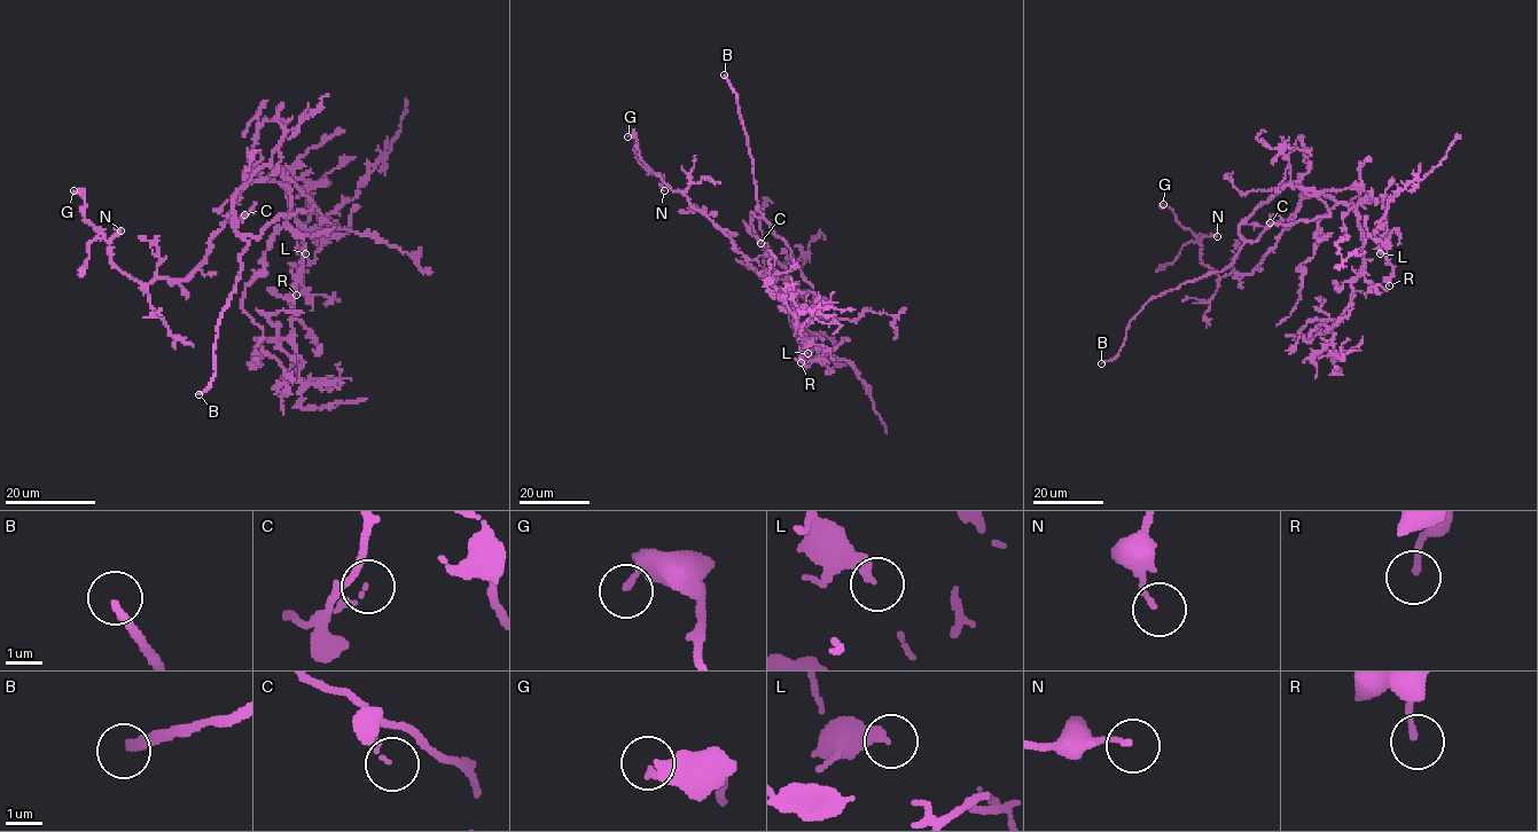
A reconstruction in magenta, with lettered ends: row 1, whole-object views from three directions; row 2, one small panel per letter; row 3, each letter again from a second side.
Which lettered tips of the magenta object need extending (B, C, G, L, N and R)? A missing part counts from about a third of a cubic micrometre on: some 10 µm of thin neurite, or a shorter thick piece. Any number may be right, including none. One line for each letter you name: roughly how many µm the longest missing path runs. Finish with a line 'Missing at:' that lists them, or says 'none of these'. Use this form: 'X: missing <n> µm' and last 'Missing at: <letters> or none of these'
Missing at: none of these

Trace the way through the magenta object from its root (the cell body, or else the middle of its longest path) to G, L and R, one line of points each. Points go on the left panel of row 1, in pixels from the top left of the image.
G: (276, 169), (240, 193), (207, 257), (182, 281), (139, 283), (124, 274), (85, 219), (83, 193), (73, 190)
L: (276, 169), (291, 171), (295, 185), (306, 191), (309, 220), (297, 238), (305, 253)
R: (276, 169), (288, 179), (293, 217), (324, 235), (315, 258), (304, 267), (296, 295)

